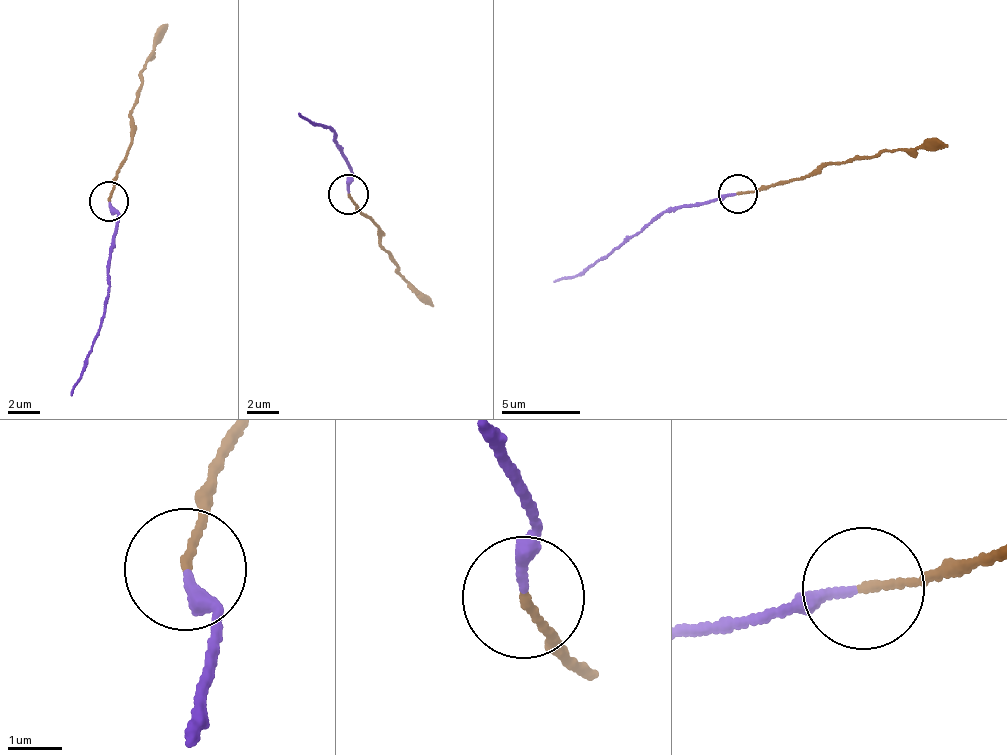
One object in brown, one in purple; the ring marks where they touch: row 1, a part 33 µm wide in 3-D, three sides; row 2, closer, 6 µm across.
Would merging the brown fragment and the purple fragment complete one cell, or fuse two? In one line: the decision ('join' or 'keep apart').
join

